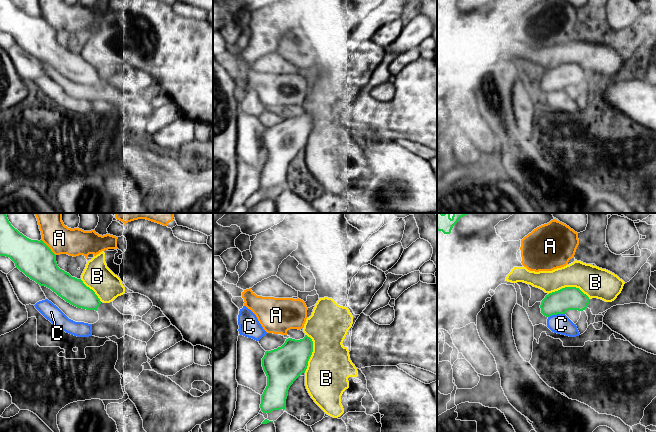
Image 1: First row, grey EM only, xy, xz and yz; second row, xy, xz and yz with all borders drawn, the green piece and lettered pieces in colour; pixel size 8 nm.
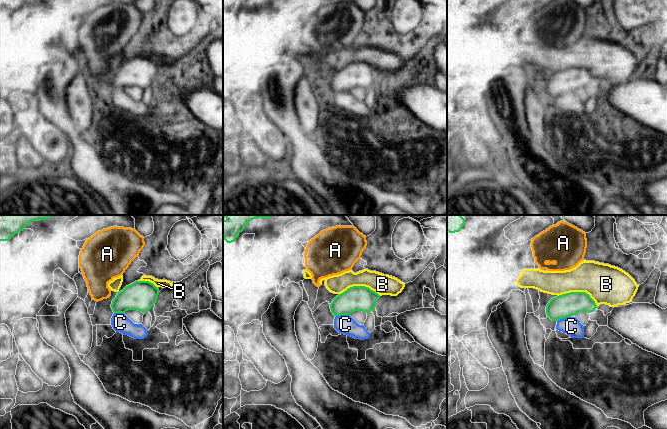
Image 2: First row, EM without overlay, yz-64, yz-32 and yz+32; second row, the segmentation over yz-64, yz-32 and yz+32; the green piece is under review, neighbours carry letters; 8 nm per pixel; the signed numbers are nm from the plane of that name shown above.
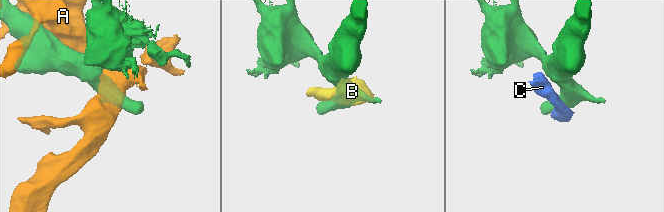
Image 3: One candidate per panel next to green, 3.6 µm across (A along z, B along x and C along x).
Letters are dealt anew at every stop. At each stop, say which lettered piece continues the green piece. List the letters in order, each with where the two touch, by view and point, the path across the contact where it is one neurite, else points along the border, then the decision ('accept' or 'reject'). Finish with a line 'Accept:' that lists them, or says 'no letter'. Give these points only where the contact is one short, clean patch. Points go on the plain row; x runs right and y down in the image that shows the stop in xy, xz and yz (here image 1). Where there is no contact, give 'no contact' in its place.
A: xy (49, 24) | reject
B: yz (569, 63) | reject
C: yz (556, 90) | along yz (564, 89), (548, 93) | reject
Accept: no letter

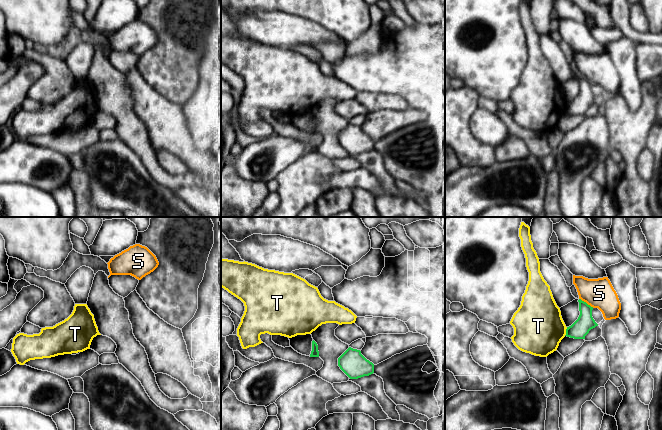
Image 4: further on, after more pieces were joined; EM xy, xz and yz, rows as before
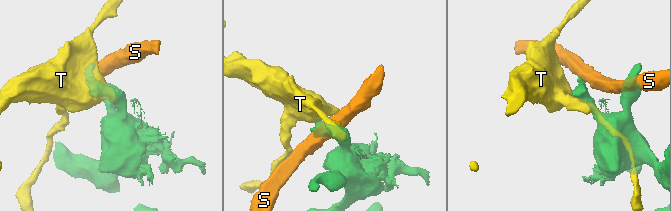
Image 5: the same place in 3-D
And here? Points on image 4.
S: yz (585, 78) | reject
T: yz (566, 107) | along yz (567, 103), (564, 111) | reject
Accept: no letter

